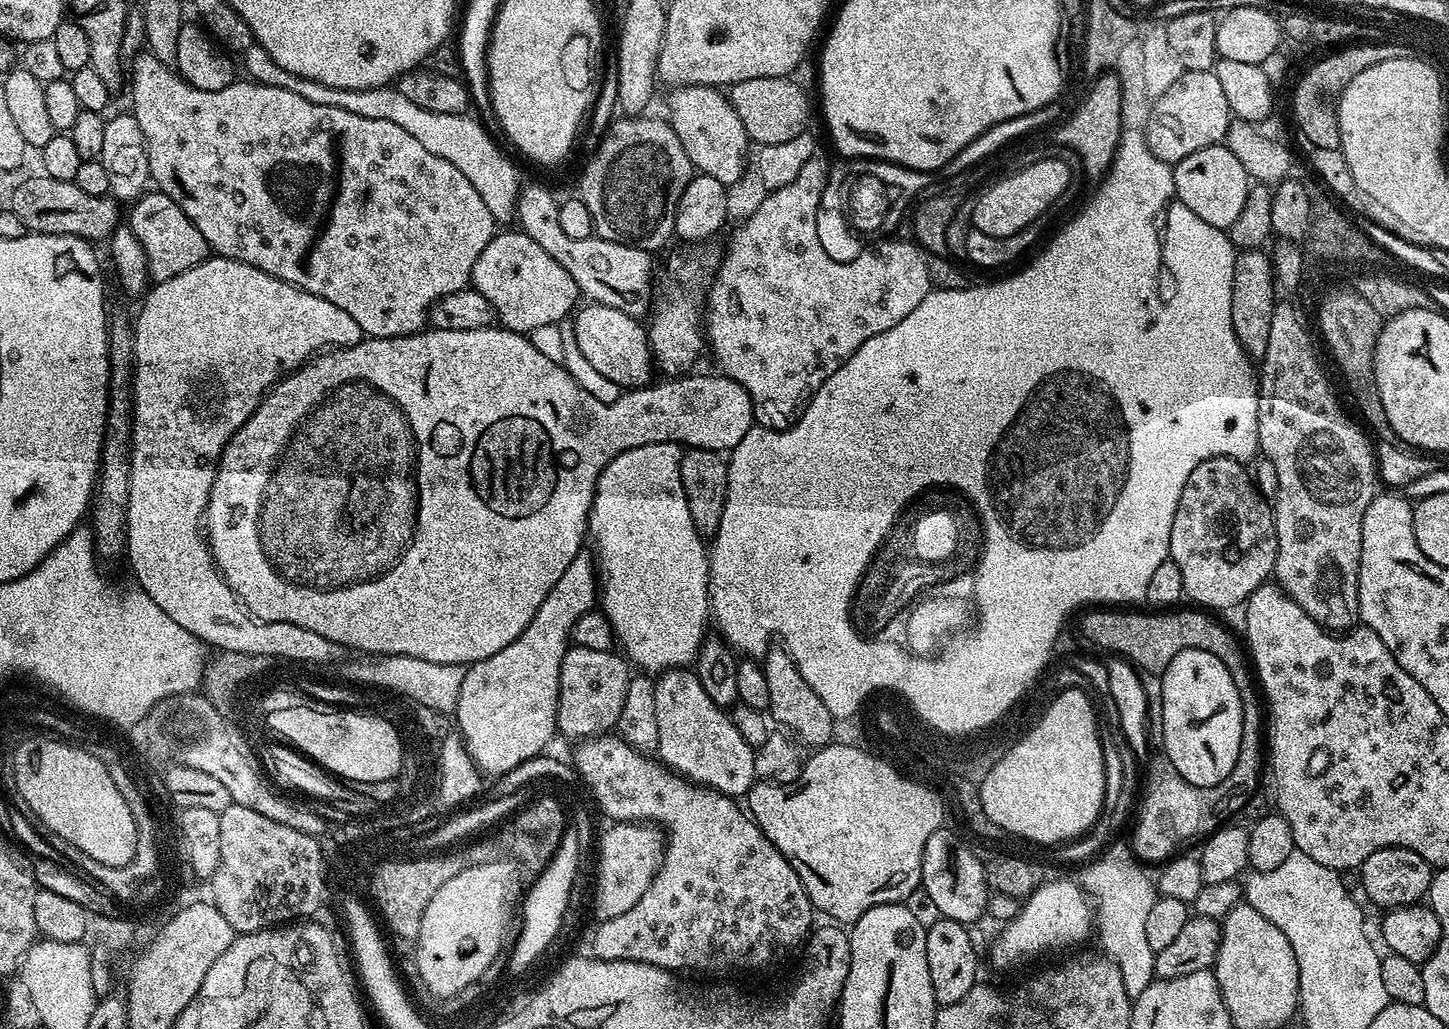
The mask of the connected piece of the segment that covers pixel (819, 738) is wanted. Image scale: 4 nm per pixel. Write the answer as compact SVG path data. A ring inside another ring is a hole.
M776 646L765 654L762 659L762 667L766 674L766 686L770 690L770 709L771 719L777 720L781 729L787 730L801 745L807 746L809 749L815 750L823 748L824 745L833 743L832 723L833 716L830 710L826 710L826 702L822 702L822 698L818 698L818 694L814 694L814 690L810 690L810 682L806 682L806 678L802 678L802 674L798 670L798 666L794 662L794 658L783 646Z

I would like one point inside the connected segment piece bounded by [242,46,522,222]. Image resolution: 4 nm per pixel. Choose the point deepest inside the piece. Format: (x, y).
(466, 144)

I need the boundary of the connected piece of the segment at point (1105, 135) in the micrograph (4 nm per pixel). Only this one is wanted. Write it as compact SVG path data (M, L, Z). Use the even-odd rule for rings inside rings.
M1103 74L1091 81L1092 89L1085 96L1080 104L1080 109L1073 111L1070 115L1070 122L1064 128L1062 138L1080 150L1084 158L1086 169L1083 172L1093 182L1099 182L1108 174L1112 161L1116 158L1116 148L1120 144L1120 134L1124 120L1124 107L1126 101L1124 92L1120 88L1120 78L1116 74Z

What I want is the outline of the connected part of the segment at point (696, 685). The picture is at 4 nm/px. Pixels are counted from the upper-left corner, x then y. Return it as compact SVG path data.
M687 667L661 672L654 681L659 759L697 786L712 788L733 798L747 797L758 780L754 770L756 754L746 738L738 734L731 715L711 700L695 671Z

